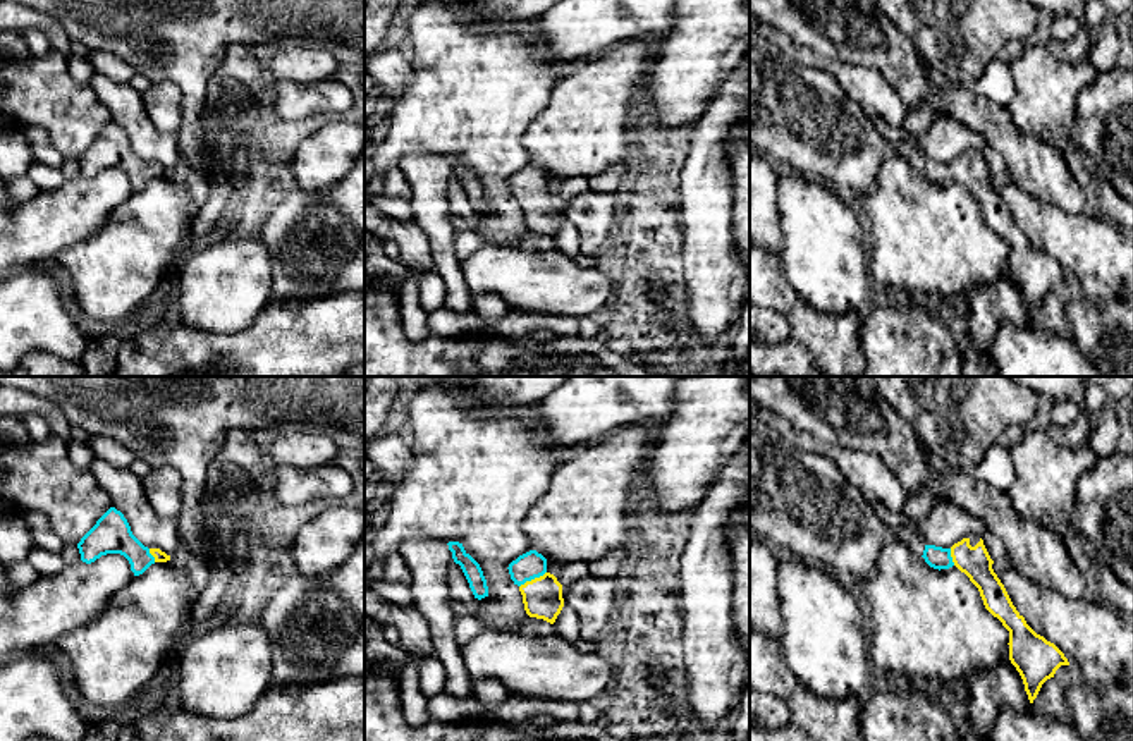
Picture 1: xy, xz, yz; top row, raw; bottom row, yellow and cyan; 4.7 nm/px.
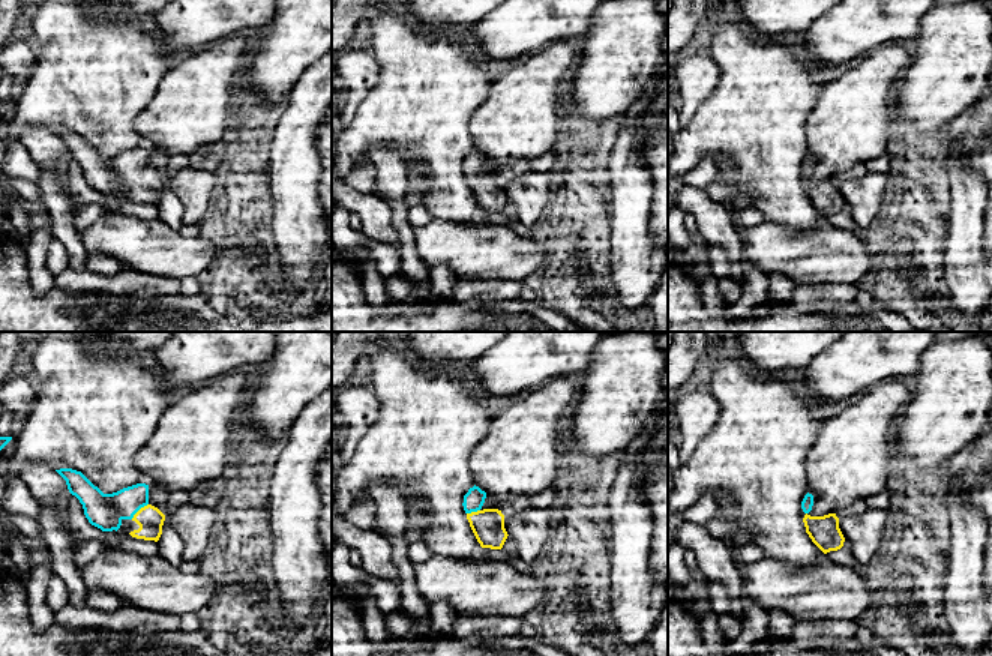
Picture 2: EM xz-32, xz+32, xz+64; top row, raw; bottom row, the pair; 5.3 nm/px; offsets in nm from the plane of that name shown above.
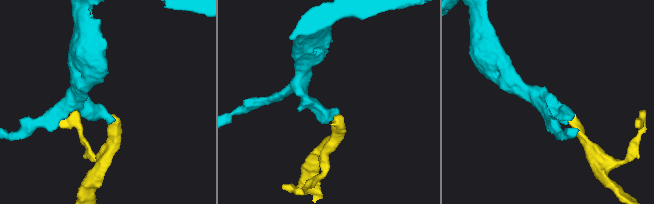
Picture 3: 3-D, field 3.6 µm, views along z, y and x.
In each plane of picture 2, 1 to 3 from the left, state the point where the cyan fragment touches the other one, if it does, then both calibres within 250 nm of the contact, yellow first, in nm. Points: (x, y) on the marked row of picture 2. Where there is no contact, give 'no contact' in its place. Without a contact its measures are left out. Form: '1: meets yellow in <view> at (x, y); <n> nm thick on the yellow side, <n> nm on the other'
1: meets yellow in xz-32 at (138, 511); 140 nm thick on the yellow side, 190 nm on the other
2: meets yellow in xz+32 at (473, 512); 180 nm thick on the yellow side, 110 nm on the other
3: no contact

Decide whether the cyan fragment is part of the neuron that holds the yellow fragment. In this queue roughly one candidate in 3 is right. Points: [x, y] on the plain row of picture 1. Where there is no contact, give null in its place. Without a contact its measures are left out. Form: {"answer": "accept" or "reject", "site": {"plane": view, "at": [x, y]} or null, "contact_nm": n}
{"answer": "accept", "site": {"plane": "xz", "at": [532, 195]}, "contact_nm": 150}

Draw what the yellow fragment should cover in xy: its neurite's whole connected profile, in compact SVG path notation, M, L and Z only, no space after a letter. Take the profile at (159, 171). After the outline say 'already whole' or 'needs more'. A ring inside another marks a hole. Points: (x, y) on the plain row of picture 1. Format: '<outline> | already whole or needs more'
M110 122L77 158L81 175L95 177L107 168L124 170L134 191L143 189L155 177L167 177L170 170L160 163L144 162L131 146L124 129Z | needs more

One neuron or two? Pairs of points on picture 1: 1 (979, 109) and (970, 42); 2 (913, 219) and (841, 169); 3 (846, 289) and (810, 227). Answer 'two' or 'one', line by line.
1: two
2: two
3: one

